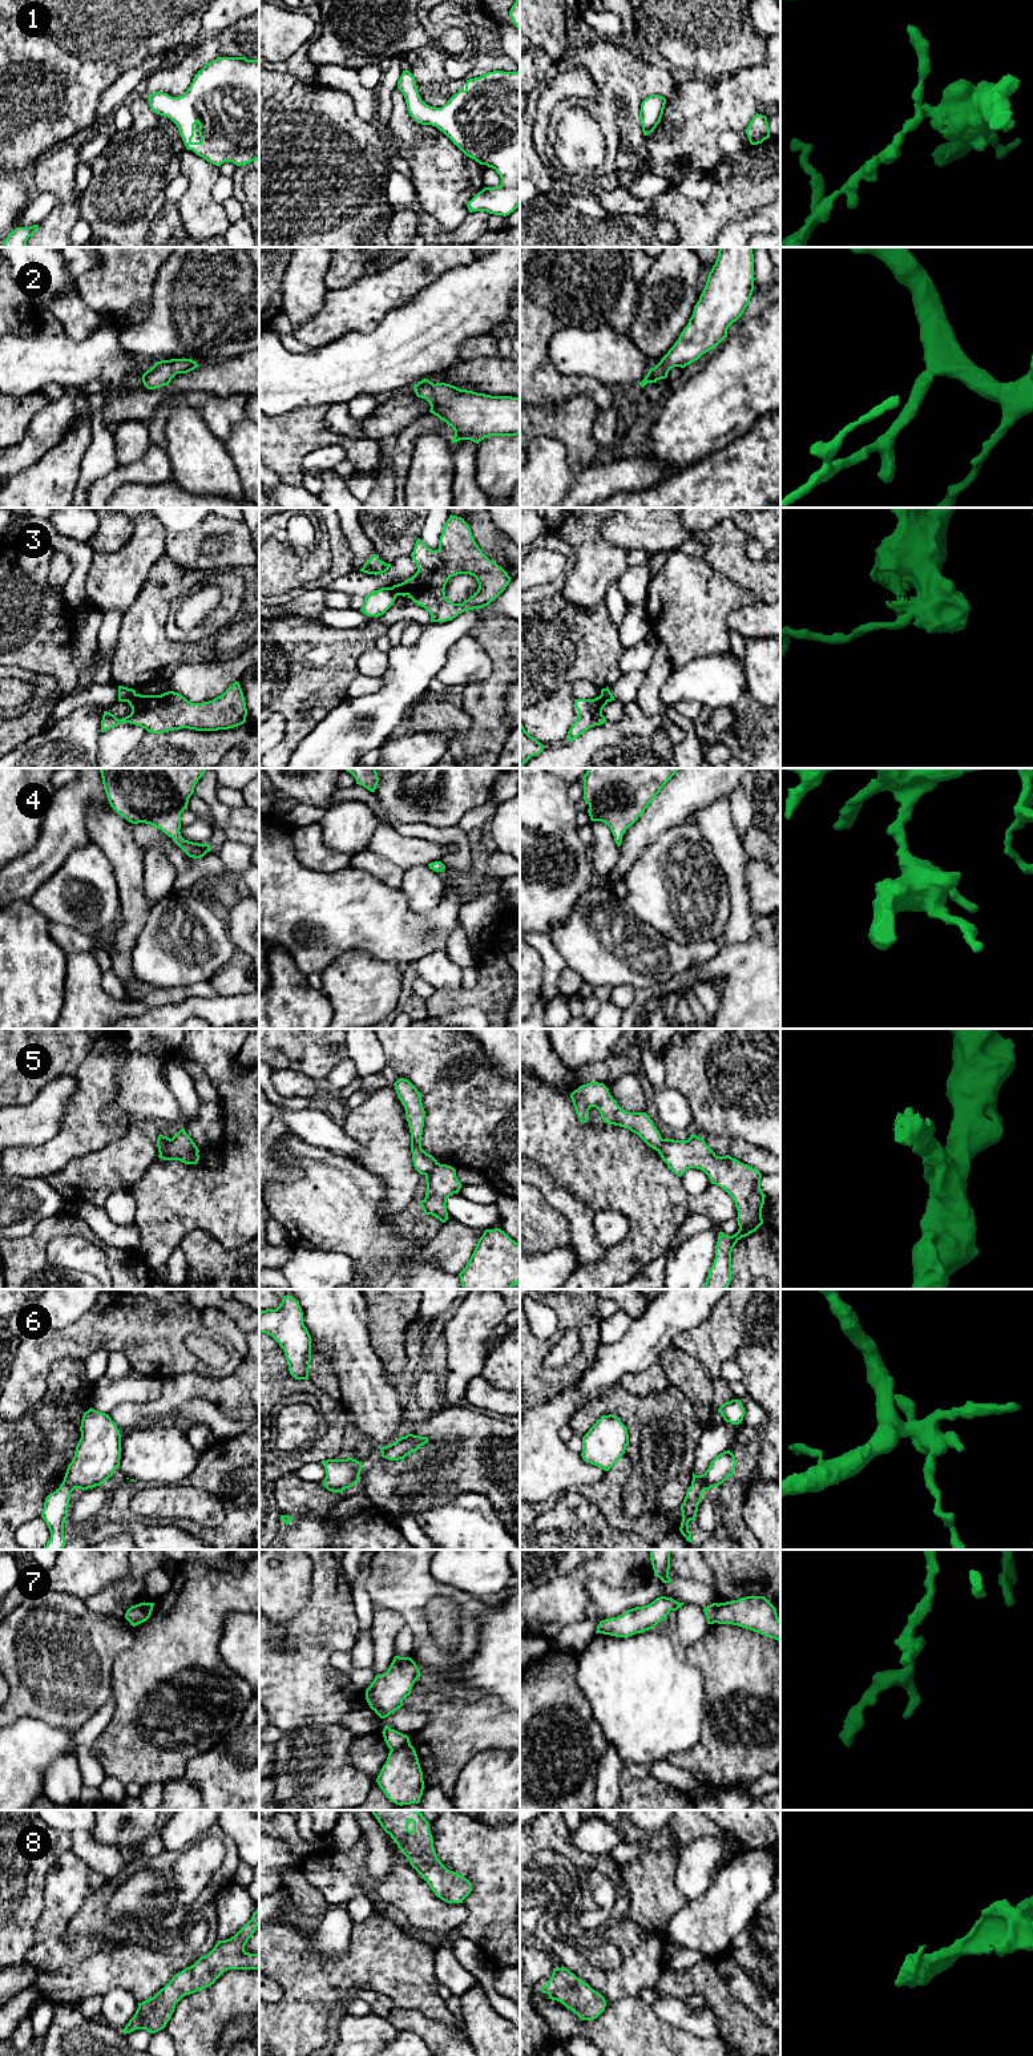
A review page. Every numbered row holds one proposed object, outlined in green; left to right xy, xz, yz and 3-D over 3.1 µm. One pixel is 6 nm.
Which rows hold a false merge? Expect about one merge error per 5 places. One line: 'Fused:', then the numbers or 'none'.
Fused: 3, 5

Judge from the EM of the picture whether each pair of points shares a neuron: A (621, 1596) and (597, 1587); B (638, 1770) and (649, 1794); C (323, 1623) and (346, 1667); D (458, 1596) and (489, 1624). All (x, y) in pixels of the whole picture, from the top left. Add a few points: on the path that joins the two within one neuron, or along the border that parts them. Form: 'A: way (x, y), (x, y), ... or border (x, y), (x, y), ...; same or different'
A: way (616, 1596), (606, 1596), (602, 1592); same
B: border (622, 1766), (637, 1777), (648, 1774); different
C: border (334, 1651), (330, 1663), (351, 1680); different
D: border (487, 1606), (480, 1618), (480, 1635), (476, 1647); different

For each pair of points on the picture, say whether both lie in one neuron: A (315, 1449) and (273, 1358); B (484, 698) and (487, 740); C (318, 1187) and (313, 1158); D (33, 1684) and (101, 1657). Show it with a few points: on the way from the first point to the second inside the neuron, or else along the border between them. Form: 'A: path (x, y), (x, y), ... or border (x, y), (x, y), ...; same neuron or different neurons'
A: path (337, 1433), (326, 1402), (314, 1390), (297, 1386); same neuron
B: path (487, 709), (487, 730); same neuron
C: path (318, 1180), (317, 1164); same neuron
D: path (51, 1675), (68, 1657), (84, 1657); same neuron

